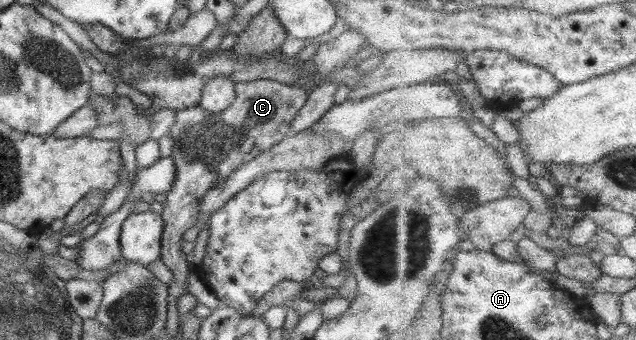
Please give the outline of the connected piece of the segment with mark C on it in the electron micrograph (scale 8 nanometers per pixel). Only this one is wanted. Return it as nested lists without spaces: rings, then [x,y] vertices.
[[[257,79],[234,83],[233,102],[217,114],[210,115],[198,104],[176,111],[176,122],[166,134],[171,135],[173,140],[169,157],[176,171],[160,214],[163,224],[160,259],[171,272],[172,280],[186,282],[189,266],[179,244],[187,228],[194,226],[202,196],[217,184],[223,184],[223,180],[240,164],[249,162],[287,136],[293,117],[307,100],[308,93],[300,83],[291,87],[274,80]]]

